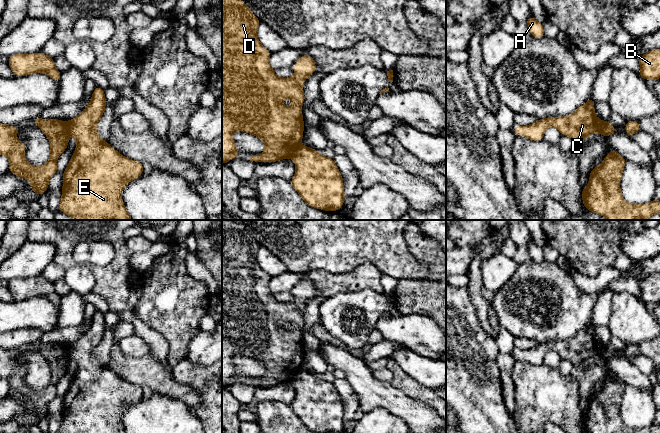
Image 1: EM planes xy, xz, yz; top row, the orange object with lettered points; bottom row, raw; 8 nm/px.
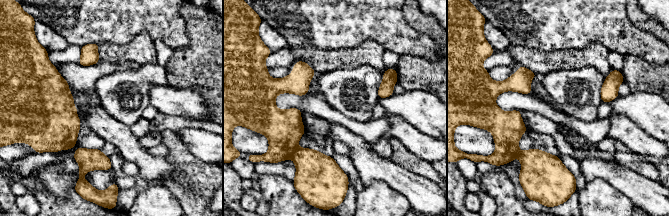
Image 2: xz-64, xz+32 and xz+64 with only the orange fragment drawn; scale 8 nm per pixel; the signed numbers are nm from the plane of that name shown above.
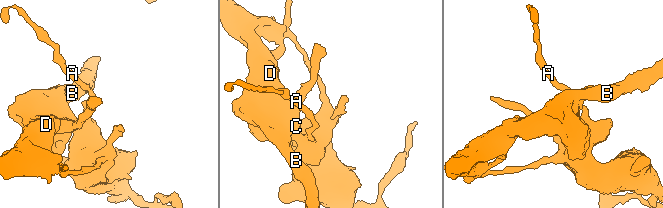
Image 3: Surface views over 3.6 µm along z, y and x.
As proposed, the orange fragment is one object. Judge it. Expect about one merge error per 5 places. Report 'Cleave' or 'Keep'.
Cleave

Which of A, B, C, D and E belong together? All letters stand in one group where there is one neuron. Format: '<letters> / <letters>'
A E / B C D

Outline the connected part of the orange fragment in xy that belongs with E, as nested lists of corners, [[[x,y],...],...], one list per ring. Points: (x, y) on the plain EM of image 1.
[[[96,310],[88,330],[70,345],[70,359],[76,361],[77,370],[63,397],[59,433],[126,433],[121,422],[124,410],[143,397],[142,387],[122,380],[98,360],[96,349],[106,328],[104,314]]]

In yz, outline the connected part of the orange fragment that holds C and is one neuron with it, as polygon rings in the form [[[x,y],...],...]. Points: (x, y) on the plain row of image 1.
[[[591,322],[570,339],[538,343],[537,346],[524,351],[515,348],[513,355],[534,365],[542,364],[548,351],[556,351],[562,359],[569,360],[573,366],[584,365],[592,357],[603,359],[603,345],[596,341],[594,328],[595,324]]]

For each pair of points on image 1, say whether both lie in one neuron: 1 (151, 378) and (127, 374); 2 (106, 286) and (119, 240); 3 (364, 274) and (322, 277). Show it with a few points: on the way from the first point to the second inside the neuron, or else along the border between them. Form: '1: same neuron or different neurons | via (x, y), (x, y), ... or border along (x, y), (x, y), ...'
1: same neuron | via (145, 374), (133, 374)
2: same neuron | via (116, 275), (119, 271), (119, 251)
3: same neuron | via (354, 280), (332, 280)

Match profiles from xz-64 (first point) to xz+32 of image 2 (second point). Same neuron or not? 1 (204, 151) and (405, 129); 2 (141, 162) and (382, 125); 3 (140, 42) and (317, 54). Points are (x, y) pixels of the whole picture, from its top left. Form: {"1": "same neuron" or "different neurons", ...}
{"1": "same neuron", "2": "different neurons", "3": "same neuron"}

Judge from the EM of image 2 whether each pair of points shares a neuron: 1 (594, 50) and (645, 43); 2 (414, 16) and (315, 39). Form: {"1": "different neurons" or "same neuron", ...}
{"1": "different neurons", "2": "different neurons"}

